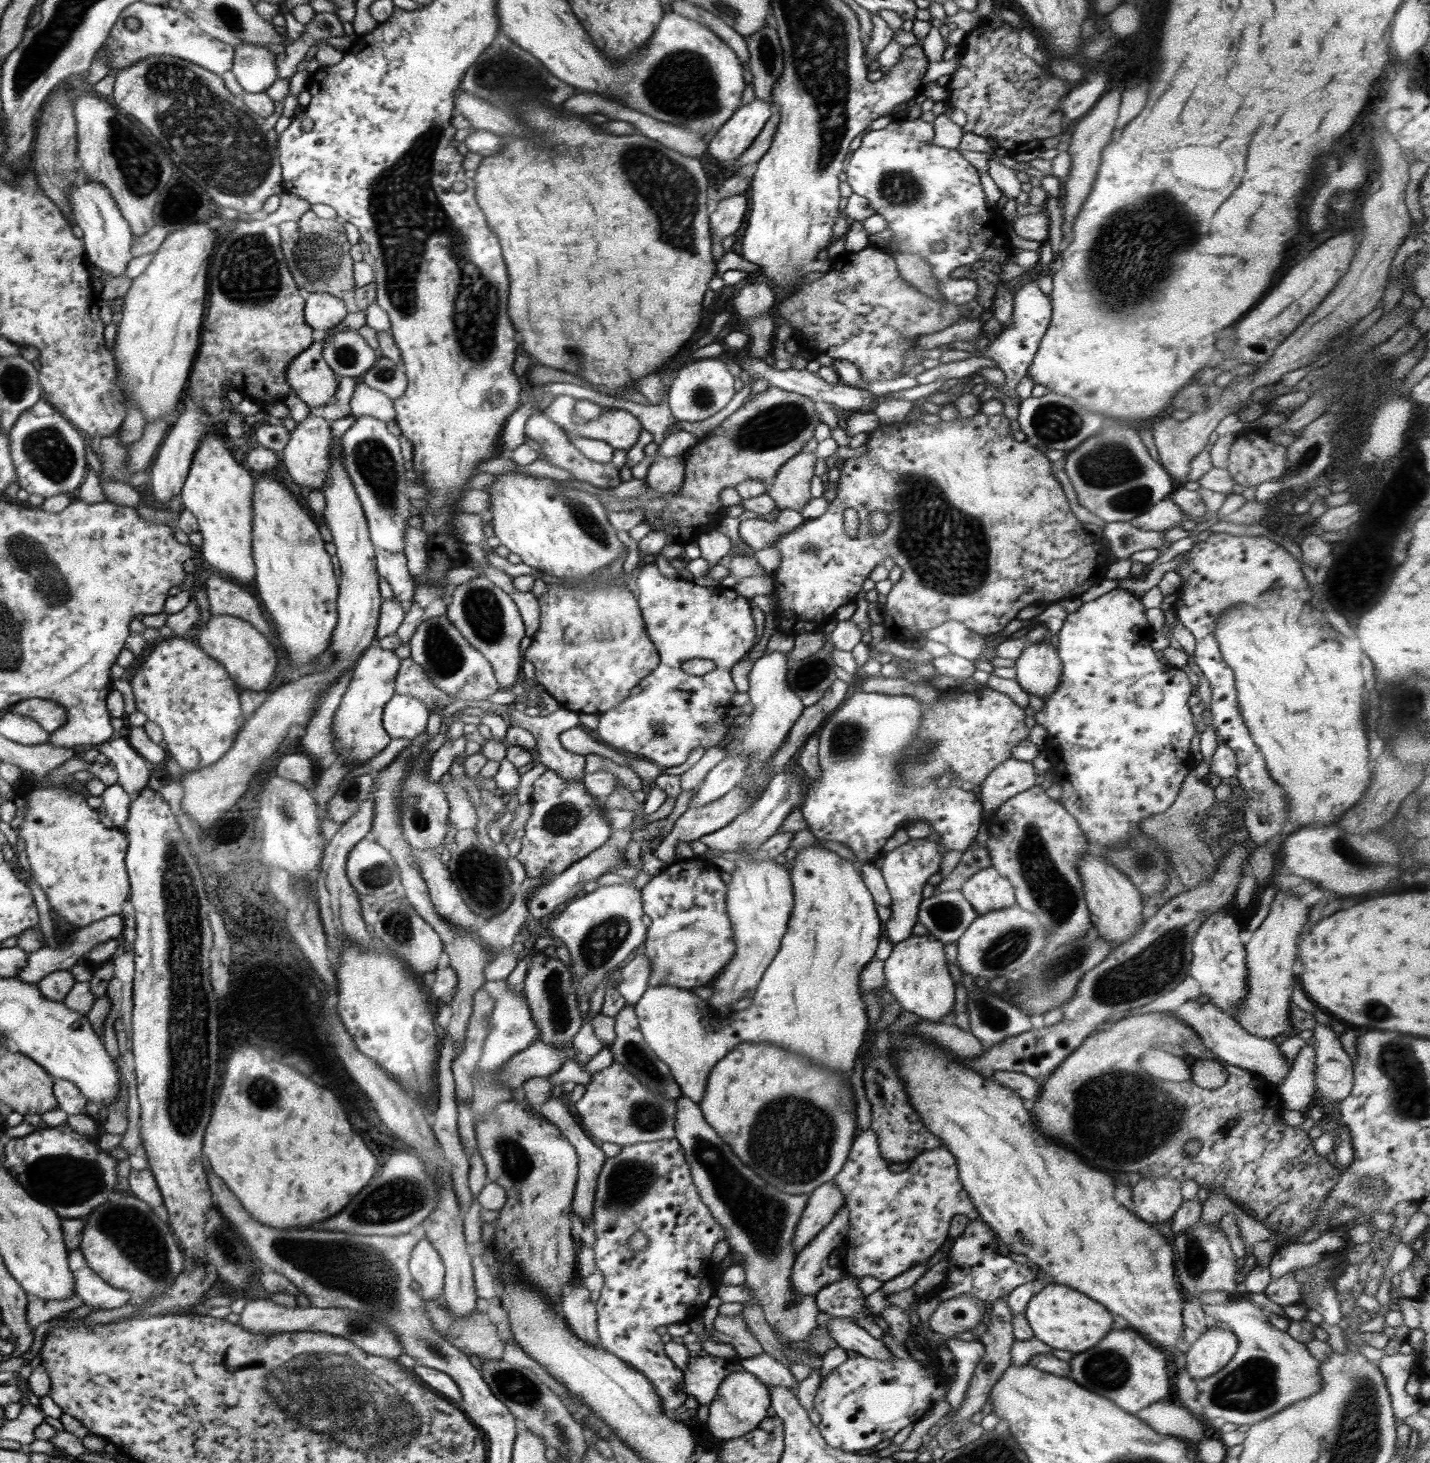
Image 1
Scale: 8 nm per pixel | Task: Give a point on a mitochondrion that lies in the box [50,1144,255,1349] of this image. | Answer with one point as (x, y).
(154, 1265)

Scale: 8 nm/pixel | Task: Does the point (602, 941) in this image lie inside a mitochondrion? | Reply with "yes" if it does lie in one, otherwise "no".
yes

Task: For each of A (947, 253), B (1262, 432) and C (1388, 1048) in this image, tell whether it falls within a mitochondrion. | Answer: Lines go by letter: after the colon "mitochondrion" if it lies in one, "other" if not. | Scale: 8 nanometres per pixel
A: other
B: other
C: mitochondrion

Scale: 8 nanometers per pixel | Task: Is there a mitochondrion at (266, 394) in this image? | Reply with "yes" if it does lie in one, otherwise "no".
no

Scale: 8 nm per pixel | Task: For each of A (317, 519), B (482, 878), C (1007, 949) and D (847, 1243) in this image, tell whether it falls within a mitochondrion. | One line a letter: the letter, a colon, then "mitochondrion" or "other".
A: other
B: mitochondrion
C: mitochondrion
D: other

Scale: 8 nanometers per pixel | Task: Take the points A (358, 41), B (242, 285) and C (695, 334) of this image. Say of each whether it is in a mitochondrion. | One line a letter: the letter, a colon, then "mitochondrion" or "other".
A: other
B: mitochondrion
C: other

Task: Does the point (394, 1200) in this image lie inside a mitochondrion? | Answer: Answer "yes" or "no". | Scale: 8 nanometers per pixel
yes

